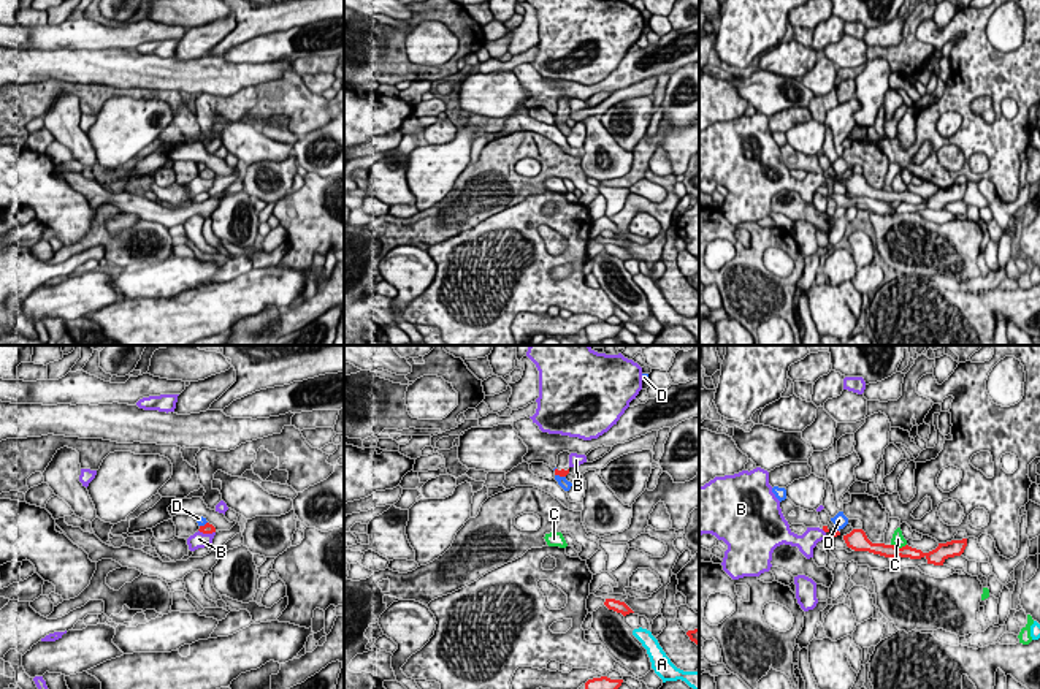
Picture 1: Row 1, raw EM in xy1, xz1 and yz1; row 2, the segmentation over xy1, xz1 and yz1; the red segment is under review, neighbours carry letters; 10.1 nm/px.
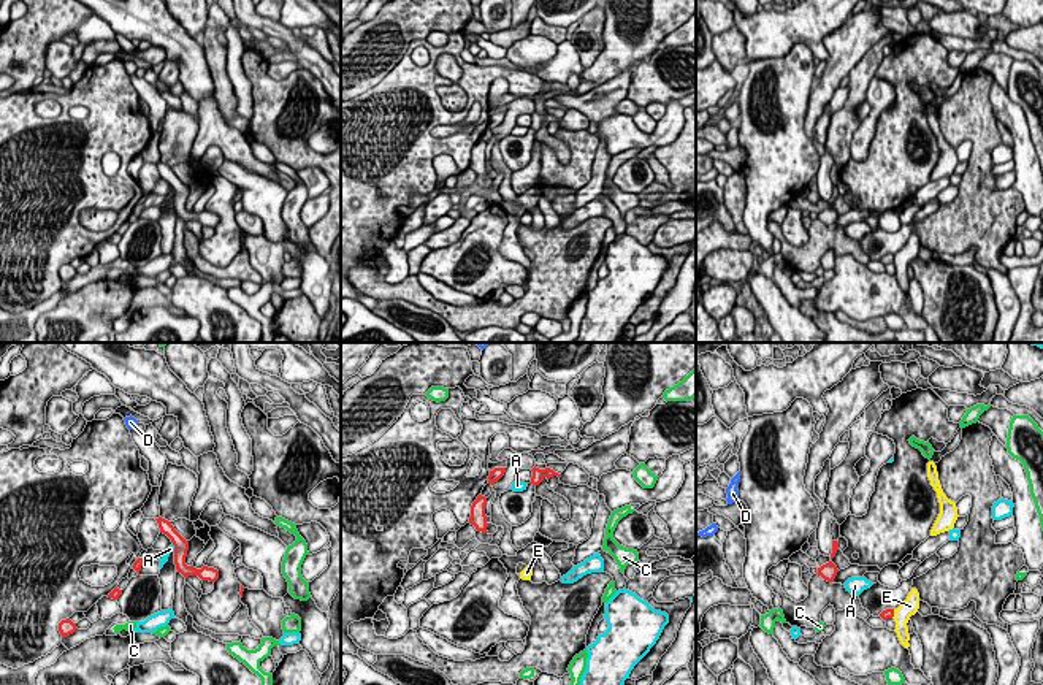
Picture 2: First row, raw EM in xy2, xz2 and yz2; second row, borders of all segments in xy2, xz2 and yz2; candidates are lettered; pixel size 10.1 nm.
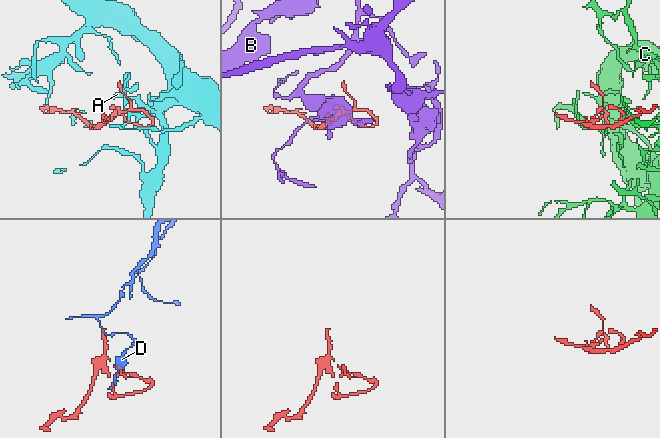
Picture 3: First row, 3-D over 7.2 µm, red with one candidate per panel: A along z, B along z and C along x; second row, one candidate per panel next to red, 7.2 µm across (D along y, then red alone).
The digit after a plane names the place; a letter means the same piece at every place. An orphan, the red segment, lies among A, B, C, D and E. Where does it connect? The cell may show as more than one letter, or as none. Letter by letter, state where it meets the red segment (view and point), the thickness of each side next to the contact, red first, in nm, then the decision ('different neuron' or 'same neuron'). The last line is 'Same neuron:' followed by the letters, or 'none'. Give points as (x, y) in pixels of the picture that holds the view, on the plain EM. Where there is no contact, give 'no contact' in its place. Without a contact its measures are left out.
A: meets red in xy2 at (175, 192); 160 nm thick on the red side, 70 nm on the other; different neuron
B: meets red in xy1 at (206, 178); 100 nm thick on the red side, 160 nm on the other; different neuron
C: meets red in yz1 at (899, 194); 130 nm thick on the red side, 130 nm on the other; different neuron
D: meets red in xz1 at (560, 121); 70 nm thick on the red side, 100 nm on the other; different neuron
E: meets red in yz2 at (893, 259); 100 nm thick on the red side, 170 nm on the other; different neuron
Same neuron: none

